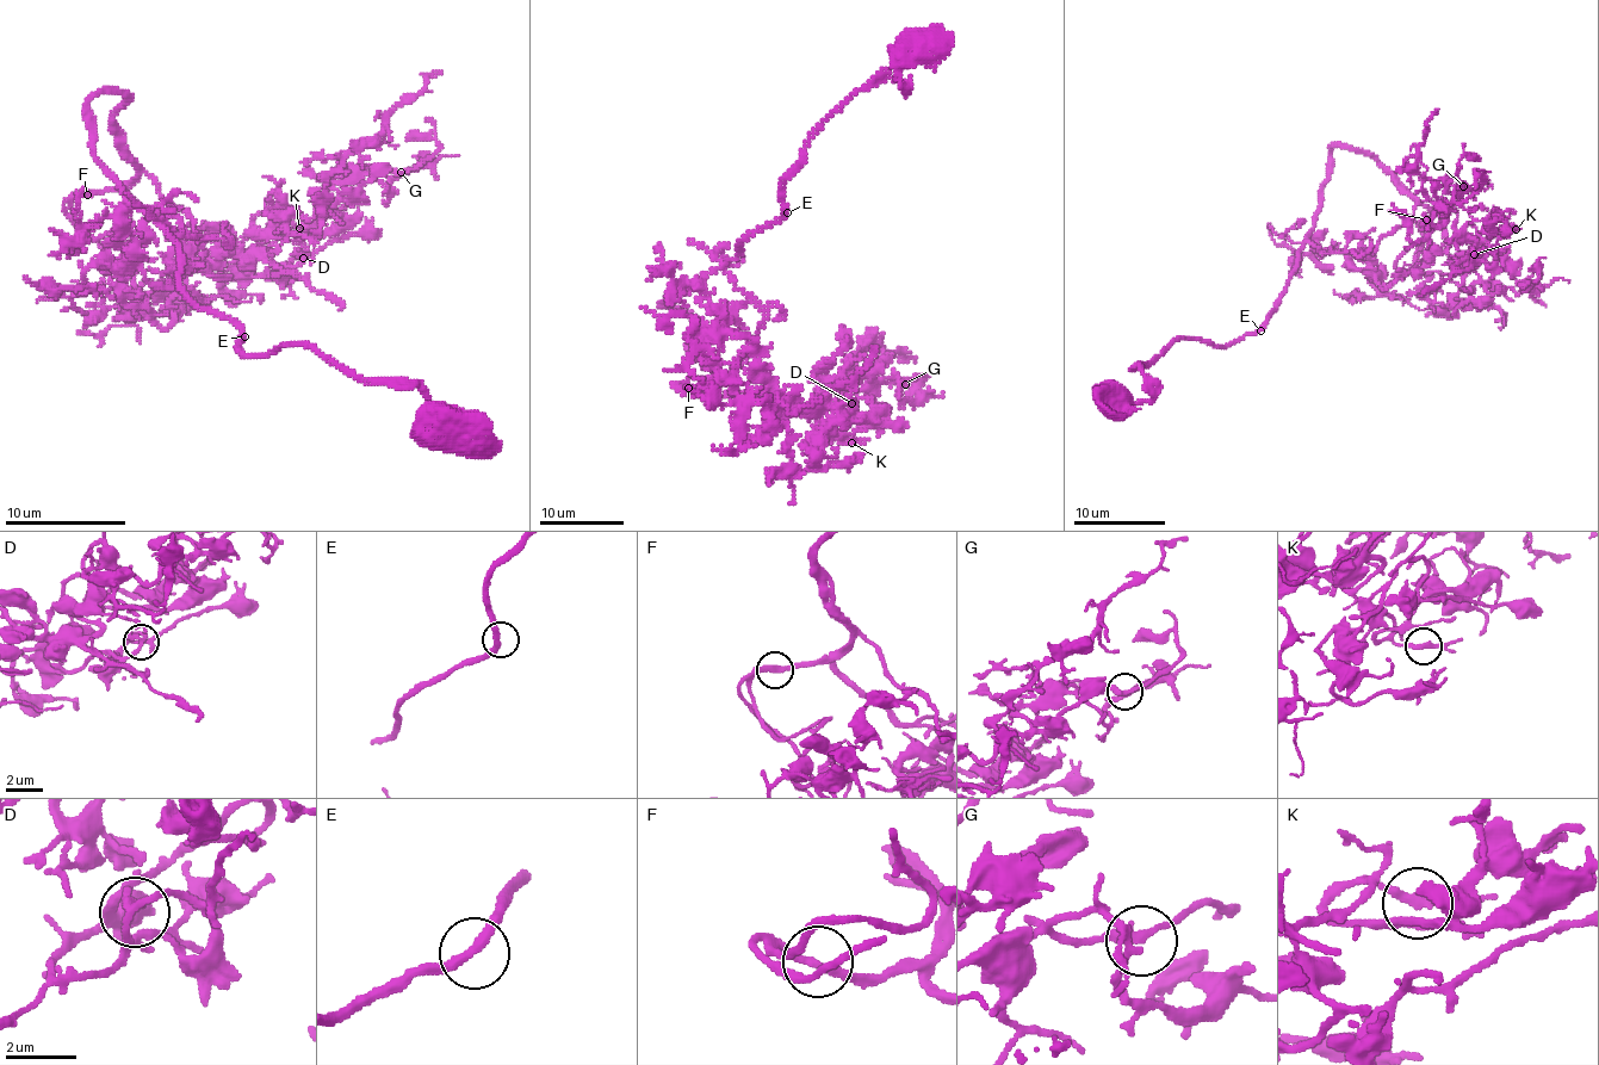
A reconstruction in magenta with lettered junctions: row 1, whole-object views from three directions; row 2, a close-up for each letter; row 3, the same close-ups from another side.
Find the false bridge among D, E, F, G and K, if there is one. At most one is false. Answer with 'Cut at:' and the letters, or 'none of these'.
Cut at: none of these

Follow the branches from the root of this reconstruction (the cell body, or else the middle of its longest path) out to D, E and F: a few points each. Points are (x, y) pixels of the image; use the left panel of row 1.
D: (441, 427), (416, 384), (237, 350), (178, 243), (117, 225), (163, 286), (206, 225), (303, 258)
E: (441, 427), (419, 435), (431, 406), (416, 384), (365, 384), (308, 345), (247, 354), (237, 347), (245, 336)
F: (441, 427), (419, 435), (416, 384), (237, 350), (160, 223), (205, 236), (143, 172), (86, 193)

